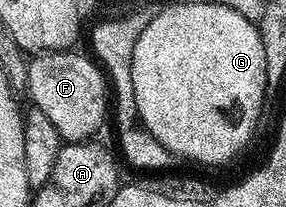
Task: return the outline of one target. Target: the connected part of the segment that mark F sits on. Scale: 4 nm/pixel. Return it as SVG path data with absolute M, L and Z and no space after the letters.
M75 53L41 54L32 57L27 64L25 90L27 94L31 93L30 105L49 116L64 143L94 139L103 117L109 114L109 82L104 71L90 57L87 59L85 55Z

